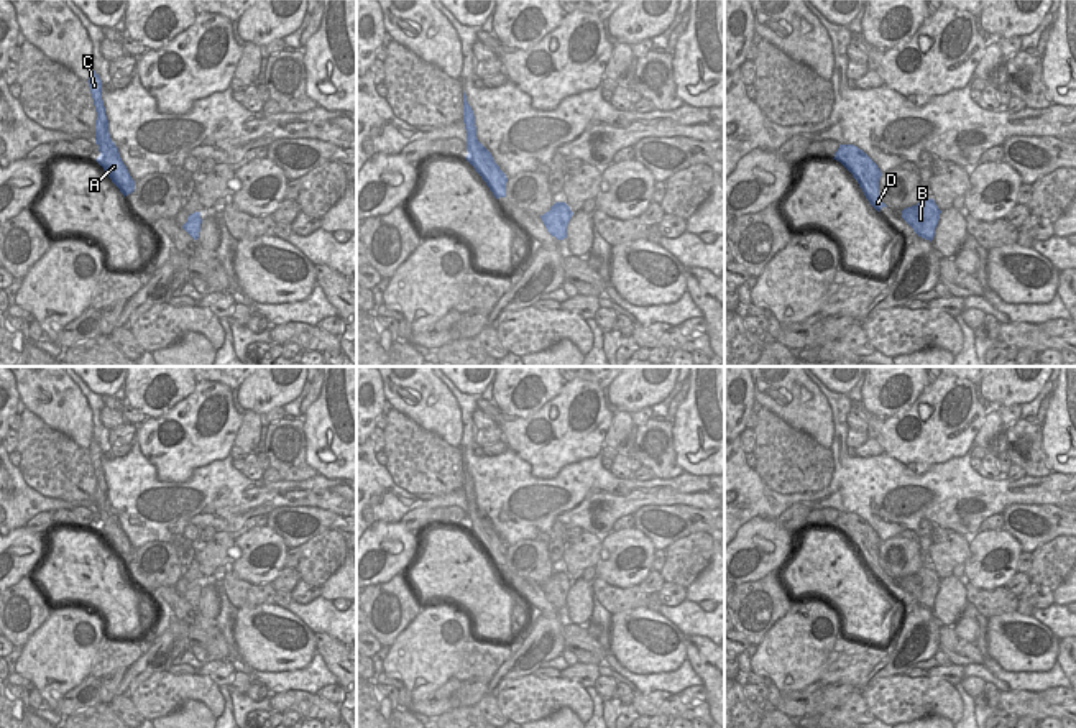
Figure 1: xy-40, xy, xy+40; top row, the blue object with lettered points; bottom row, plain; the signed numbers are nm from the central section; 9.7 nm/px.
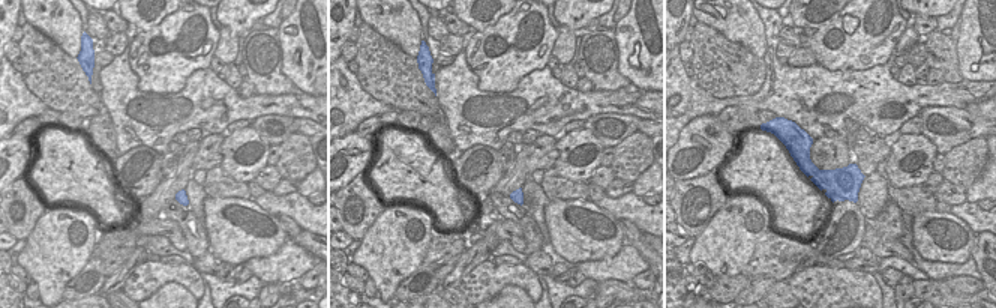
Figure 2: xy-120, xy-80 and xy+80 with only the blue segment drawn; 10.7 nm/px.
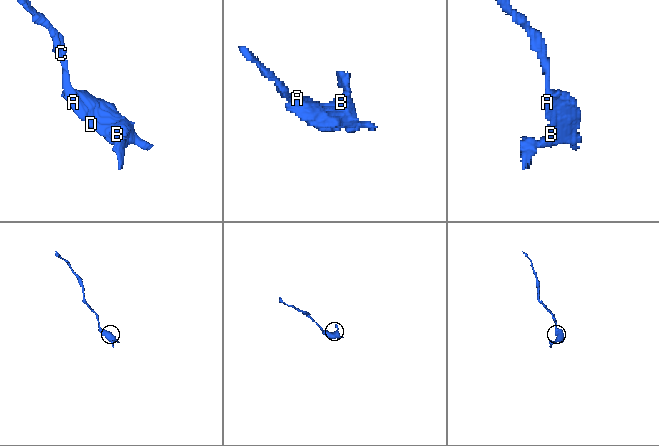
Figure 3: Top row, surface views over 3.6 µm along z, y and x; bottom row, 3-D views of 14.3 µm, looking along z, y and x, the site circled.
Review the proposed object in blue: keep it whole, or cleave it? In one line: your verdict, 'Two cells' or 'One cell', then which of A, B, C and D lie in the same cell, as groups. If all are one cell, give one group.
Two cells. Groups: A B D / C.

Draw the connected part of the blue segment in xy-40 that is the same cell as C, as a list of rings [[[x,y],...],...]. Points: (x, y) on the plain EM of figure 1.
[[[92,439],[87,450],[89,450],[95,480],[97,480],[95,513],[99,514],[100,524],[95,529],[100,531],[103,528],[105,519],[115,514],[115,511],[112,509],[110,501],[108,501],[108,488],[105,483],[105,475],[102,468],[102,449],[99,442]]]

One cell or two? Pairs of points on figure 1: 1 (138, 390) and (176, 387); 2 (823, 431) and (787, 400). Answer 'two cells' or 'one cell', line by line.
1: one cell
2: one cell

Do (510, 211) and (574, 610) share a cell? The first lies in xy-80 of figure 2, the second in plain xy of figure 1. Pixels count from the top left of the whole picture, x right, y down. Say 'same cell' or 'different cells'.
different cells

